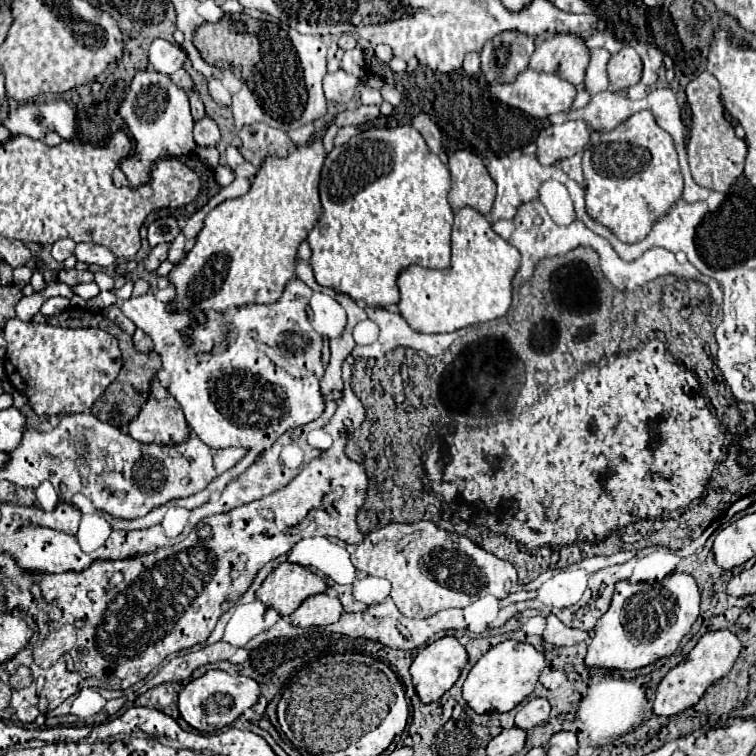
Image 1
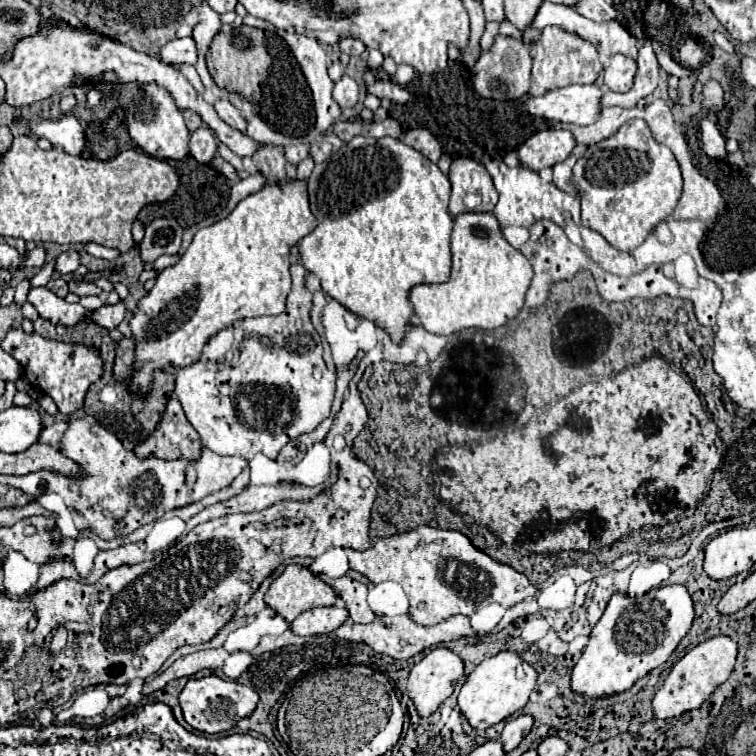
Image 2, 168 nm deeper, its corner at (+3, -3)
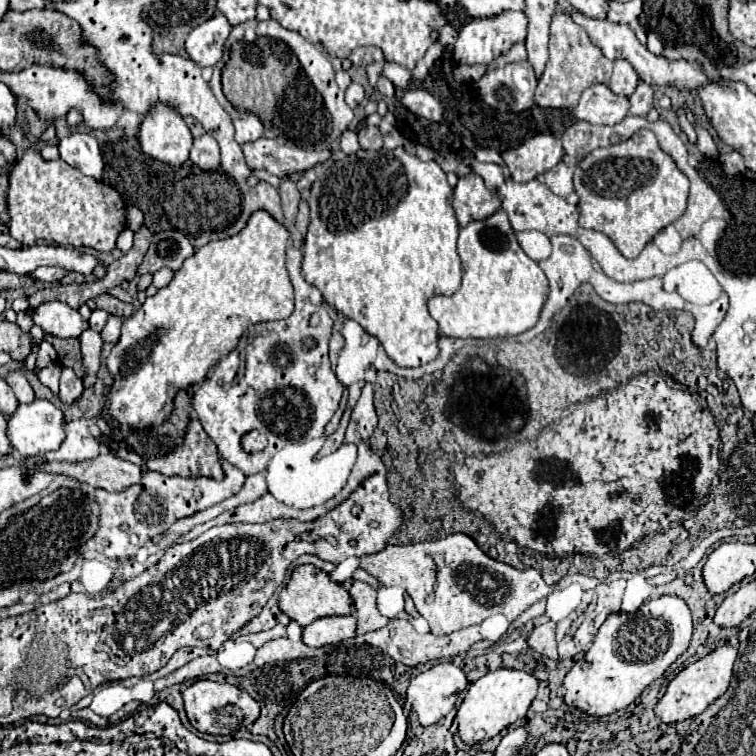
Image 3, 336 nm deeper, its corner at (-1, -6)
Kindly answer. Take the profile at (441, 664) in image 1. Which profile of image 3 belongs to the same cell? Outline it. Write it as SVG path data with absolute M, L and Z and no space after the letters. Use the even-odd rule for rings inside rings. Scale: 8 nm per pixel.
M440 661L416 675L408 687L408 703L418 715L420 725L428 727L442 721L454 709L454 703L466 685L466 675L452 661Z

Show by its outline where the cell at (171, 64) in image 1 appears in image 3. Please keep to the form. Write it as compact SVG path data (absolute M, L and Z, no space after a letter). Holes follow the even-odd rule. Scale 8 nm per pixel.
M216 13L206 23L198 25L186 39L186 53L200 67L216 65L222 59L224 43L232 31L232 25L222 13Z

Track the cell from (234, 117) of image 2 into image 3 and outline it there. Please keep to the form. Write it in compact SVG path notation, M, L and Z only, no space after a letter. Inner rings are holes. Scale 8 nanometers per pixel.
M242 113L234 121L234 127L236 127L236 141L240 145L252 143L252 141L264 137L264 127L262 127L260 119L256 115L252 115L252 113Z

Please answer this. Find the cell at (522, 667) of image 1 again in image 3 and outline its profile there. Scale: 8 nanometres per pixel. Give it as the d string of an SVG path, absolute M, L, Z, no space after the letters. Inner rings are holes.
M496 669L492 673L486 673L482 679L470 685L460 709L458 709L458 733L460 739L466 745L474 745L480 741L488 741L494 735L498 735L502 729L510 727L512 723L520 721L530 703L536 697L538 681L526 673L526 671L514 671L514 669Z

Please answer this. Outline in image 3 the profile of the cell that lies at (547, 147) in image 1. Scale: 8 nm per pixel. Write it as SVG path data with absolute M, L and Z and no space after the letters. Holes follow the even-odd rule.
M540 133L524 141L516 149L500 153L504 165L510 171L510 177L518 183L532 181L534 177L550 171L562 161L562 155L564 149L560 145L560 139L556 139L552 133Z

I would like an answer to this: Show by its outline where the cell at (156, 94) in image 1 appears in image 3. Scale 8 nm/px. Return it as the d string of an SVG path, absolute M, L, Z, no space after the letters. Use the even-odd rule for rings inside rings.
M154 105L140 125L142 151L170 167L178 167L188 159L192 135L180 113L168 105Z

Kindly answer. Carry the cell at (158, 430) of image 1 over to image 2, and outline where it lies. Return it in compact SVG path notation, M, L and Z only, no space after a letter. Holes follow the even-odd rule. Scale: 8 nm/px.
M170 396L166 410L156 426L156 430L140 444L134 446L134 454L138 458L158 456L164 460L198 460L200 456L200 436L186 420L180 402Z

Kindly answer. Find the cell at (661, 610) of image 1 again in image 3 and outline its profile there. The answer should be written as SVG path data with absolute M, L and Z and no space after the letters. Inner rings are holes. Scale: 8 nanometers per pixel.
M662 595L646 601L636 613L612 613L592 647L564 677L564 703L594 717L626 709L688 649L690 637L692 615L680 597Z

